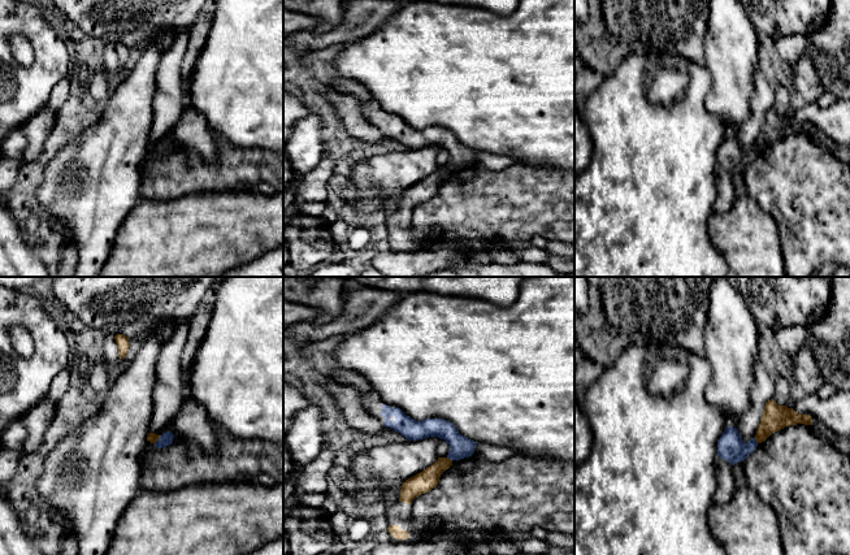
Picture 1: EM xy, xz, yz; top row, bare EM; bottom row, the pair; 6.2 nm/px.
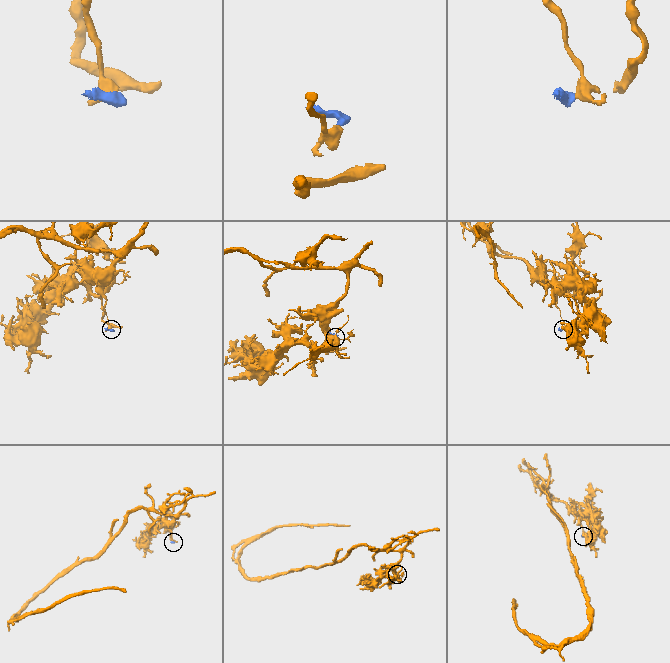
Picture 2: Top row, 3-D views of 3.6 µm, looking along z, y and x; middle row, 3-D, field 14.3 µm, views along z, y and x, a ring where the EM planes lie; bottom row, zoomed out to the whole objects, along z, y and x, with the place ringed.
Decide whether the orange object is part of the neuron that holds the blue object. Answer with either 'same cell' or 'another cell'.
another cell

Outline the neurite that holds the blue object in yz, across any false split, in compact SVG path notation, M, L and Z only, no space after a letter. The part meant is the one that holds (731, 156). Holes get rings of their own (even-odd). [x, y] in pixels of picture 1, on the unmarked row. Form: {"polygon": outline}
{"polygon": "M728 135L717 151L717 165L732 174L743 170L754 159L758 151L755 147L745 152L737 136Z"}

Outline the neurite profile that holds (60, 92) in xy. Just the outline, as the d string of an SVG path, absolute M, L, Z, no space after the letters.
M70 77L62 78L52 90L49 99L47 101L45 108L58 113L58 110L64 107L70 90Z

